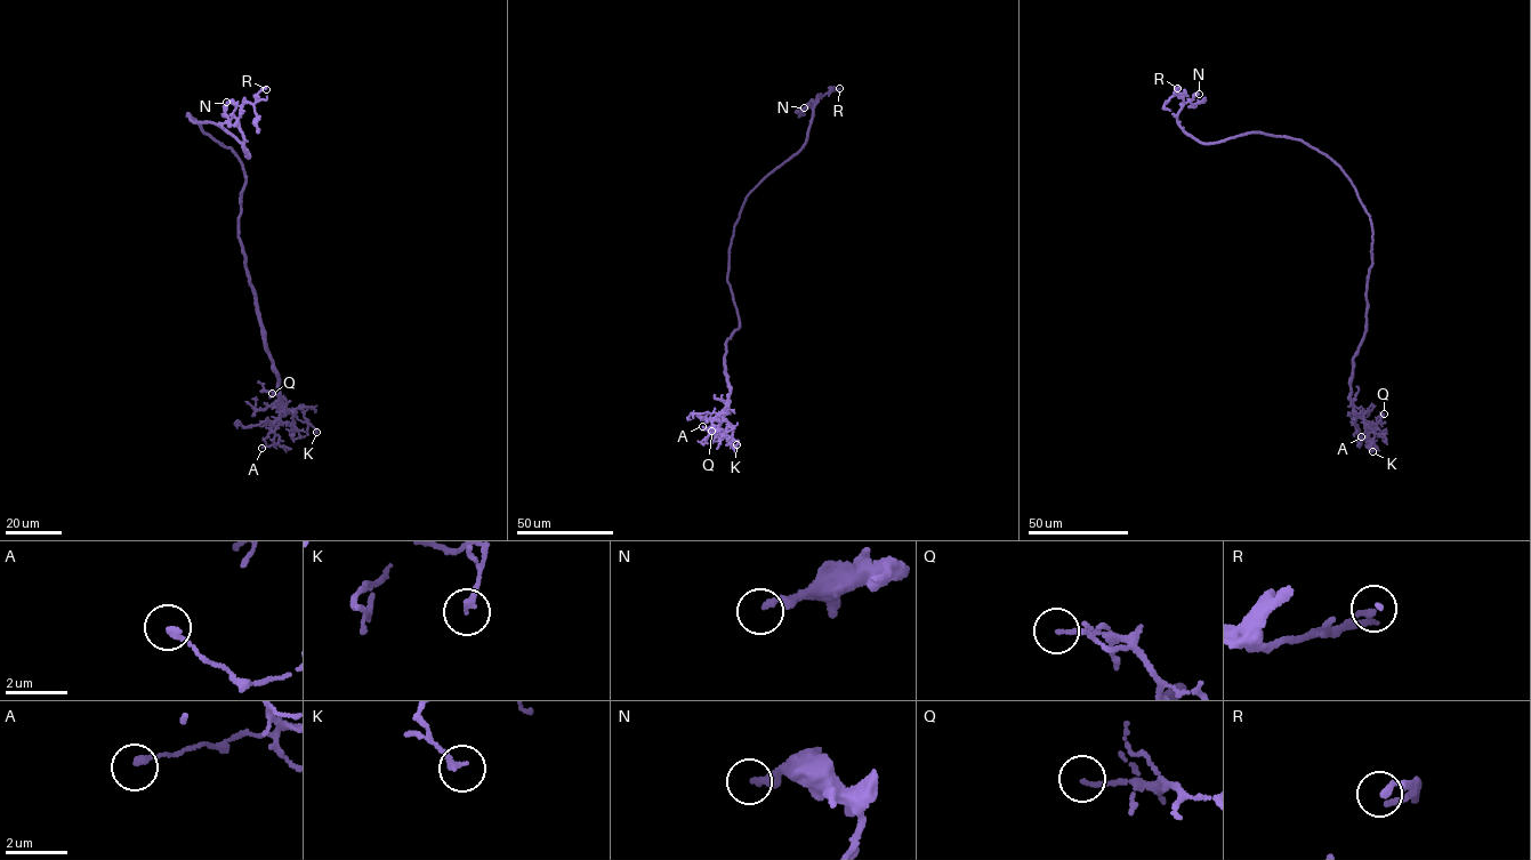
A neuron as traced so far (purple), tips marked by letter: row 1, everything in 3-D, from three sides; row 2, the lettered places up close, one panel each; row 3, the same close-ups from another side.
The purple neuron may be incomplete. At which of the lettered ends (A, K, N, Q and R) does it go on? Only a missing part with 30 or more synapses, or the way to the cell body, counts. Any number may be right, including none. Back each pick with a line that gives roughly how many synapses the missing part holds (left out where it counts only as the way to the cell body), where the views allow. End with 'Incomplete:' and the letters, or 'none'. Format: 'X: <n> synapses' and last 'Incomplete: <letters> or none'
R: 35 synapses
Incomplete: R

